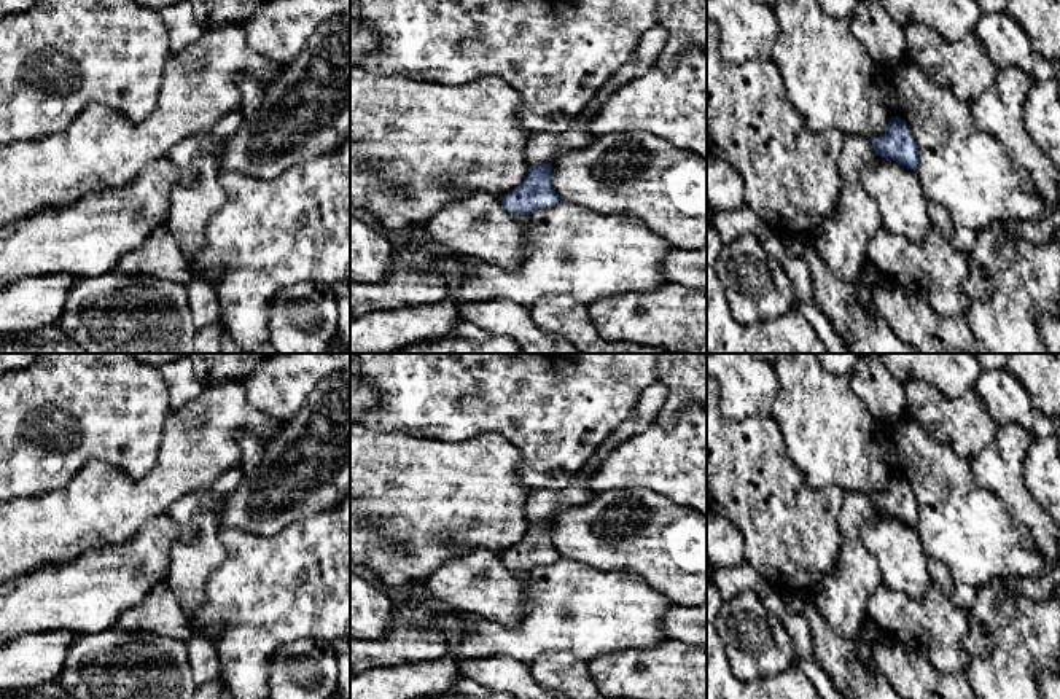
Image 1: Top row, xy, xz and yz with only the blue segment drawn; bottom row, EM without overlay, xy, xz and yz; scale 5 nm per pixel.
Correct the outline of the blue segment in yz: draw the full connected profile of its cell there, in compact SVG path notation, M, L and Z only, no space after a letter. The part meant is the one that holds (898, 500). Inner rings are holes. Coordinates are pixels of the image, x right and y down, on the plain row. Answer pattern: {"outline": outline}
{"outline": "M893 473L887 489L874 497L859 492L844 494L839 564L810 592L818 611L831 627L853 640L859 640L859 627L866 618L866 600L882 584L875 557L861 540L861 527L875 513L890 514L917 527L918 503L907 479Z"}

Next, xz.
{"outline": "M656 382L646 387L632 414L603 441L595 454L576 473L563 490L535 490L527 502L527 521L530 522L524 538L501 554L501 564L511 572L532 572L538 565L548 565L562 559L552 543L552 519L560 513L584 505L595 497L589 479L602 467L603 460L625 439L641 433L654 422L668 390Z"}

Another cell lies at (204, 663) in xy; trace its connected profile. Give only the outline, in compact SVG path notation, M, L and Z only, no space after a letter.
M193 637L188 642L188 658L196 688L220 678L220 661L207 638Z

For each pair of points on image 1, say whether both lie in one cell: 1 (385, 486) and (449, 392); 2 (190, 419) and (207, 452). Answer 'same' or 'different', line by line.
1: different
2: same

